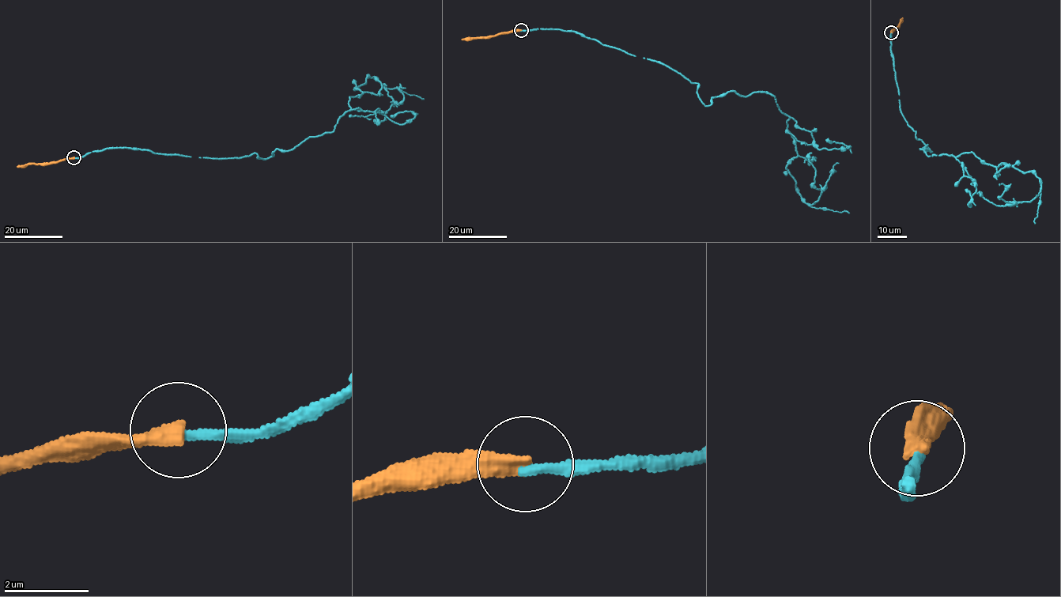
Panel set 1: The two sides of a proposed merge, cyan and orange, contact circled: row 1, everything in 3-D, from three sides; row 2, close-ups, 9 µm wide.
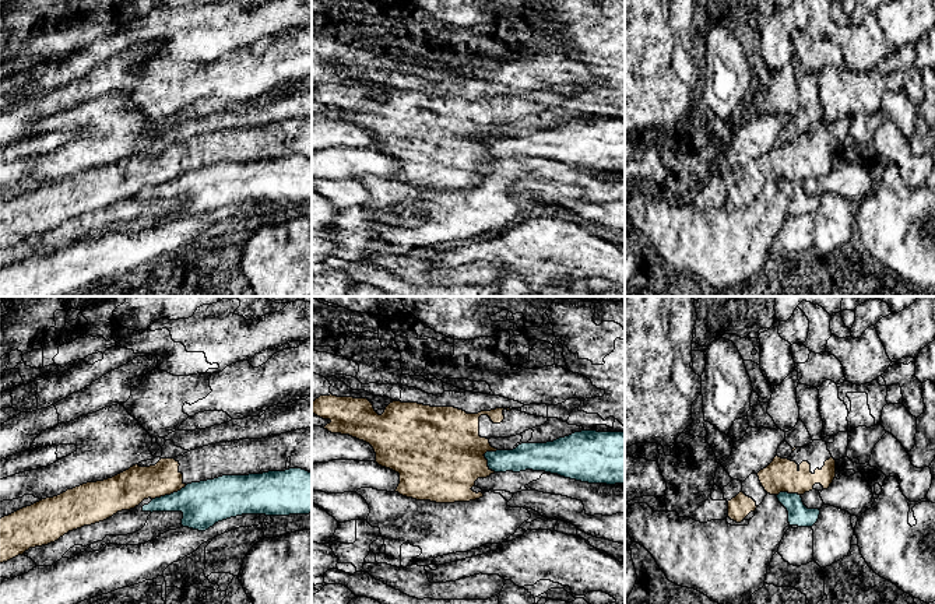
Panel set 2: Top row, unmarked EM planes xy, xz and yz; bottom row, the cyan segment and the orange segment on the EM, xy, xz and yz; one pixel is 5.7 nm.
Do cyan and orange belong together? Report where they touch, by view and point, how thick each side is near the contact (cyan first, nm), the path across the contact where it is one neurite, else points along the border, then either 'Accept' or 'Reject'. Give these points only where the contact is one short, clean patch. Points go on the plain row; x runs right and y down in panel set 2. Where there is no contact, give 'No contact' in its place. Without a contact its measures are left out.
Touches cyan at xy (171, 181). Thickness 260 nm (cyan) against 220 nm. Boundary: xy (186, 172), (153, 186). Reject

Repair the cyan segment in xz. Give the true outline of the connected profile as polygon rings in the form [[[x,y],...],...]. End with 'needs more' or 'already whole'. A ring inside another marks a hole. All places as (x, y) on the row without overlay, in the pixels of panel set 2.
[[[581,117],[546,130],[521,130],[513,137],[486,138],[495,159],[545,158],[588,171],[625,171],[625,119]]] | already whole

